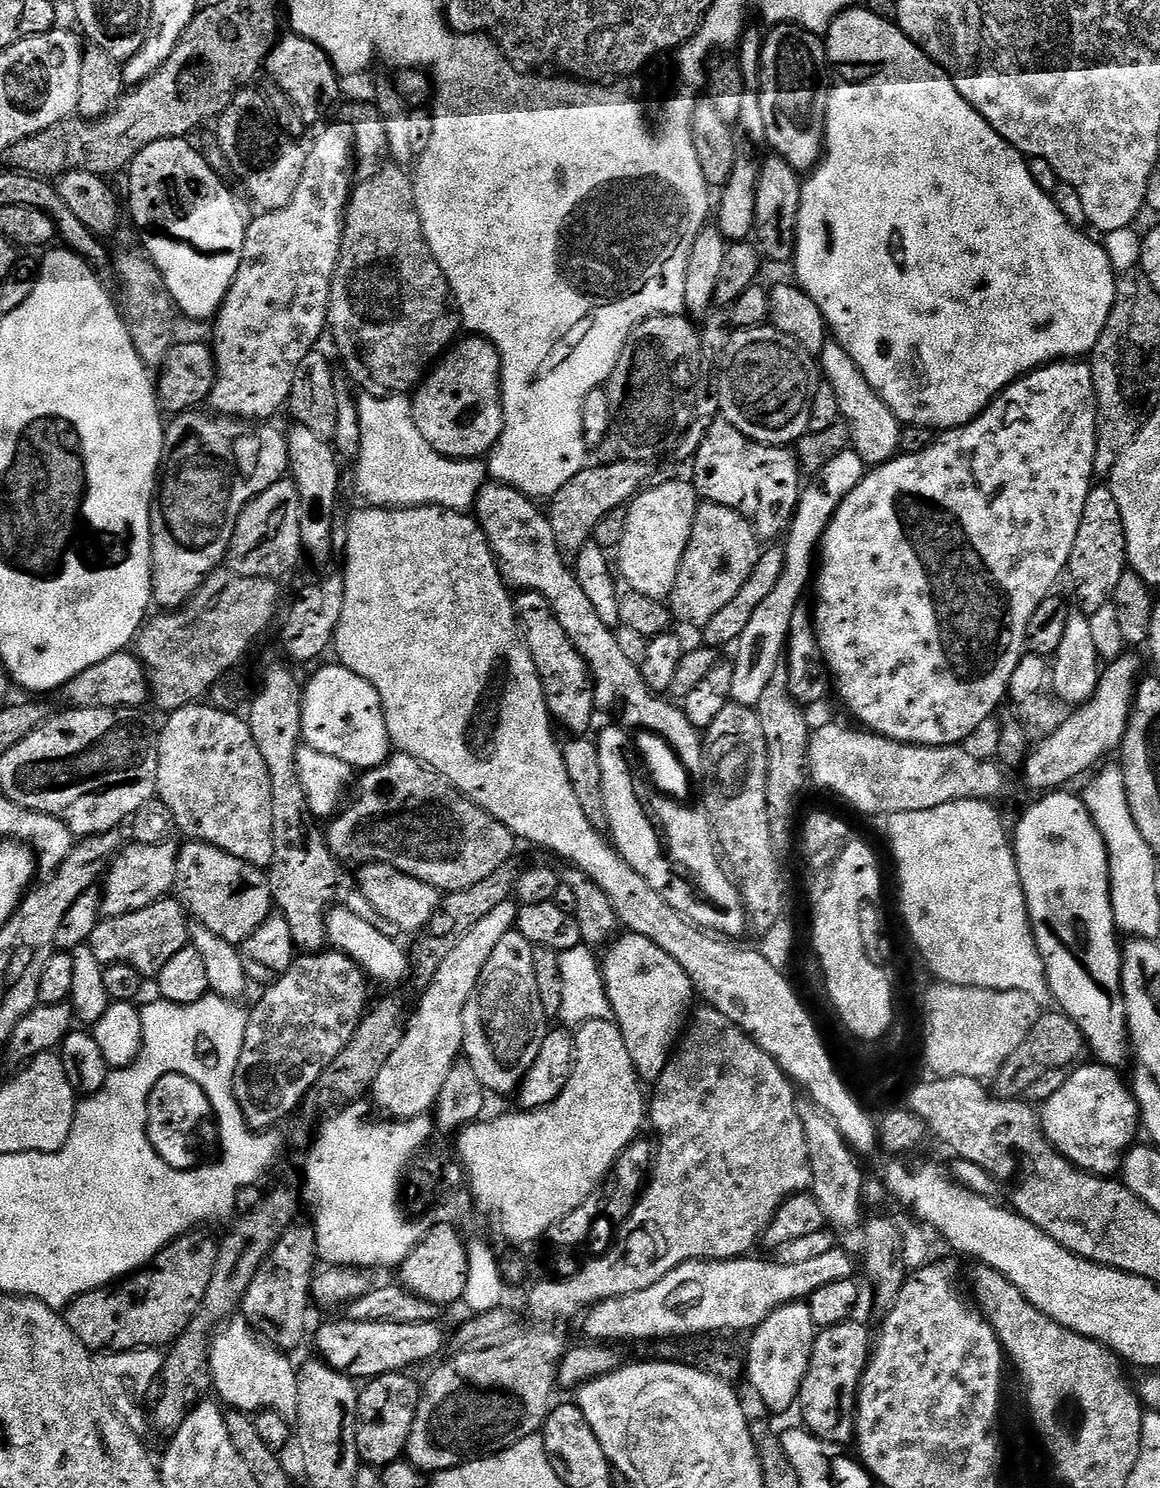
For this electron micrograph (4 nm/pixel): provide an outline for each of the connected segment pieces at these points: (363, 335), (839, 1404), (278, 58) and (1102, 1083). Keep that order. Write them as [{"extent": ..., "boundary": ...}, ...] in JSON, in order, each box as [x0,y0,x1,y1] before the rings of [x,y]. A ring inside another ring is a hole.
[{"extent":[328,166,458,397],"boundary":[[[389,166],[384,171],[379,172],[374,178],[360,180],[353,187],[352,197],[348,199],[348,210],[344,214],[344,249],[340,252],[340,257],[336,263],[336,274],[332,277],[332,293],[328,303],[328,328],[330,336],[336,339],[336,344],[340,347],[340,352],[345,356],[344,364],[348,367],[347,375],[353,381],[357,380],[361,384],[365,393],[372,393],[376,397],[387,397],[389,394],[408,394],[413,391],[429,375],[430,369],[437,363],[438,357],[457,339],[456,328],[458,320],[448,309],[450,304],[450,289],[448,280],[444,276],[444,271],[438,266],[430,246],[424,240],[424,231],[420,215],[416,209],[416,190],[414,180],[408,176],[403,167]]]},{"extent":[798,1319,874,1442],"boundary":[[[859,1319],[845,1320],[829,1328],[817,1331],[816,1341],[810,1354],[810,1366],[806,1370],[806,1378],[800,1387],[798,1409],[804,1415],[803,1427],[812,1435],[825,1442],[851,1441],[856,1434],[856,1402],[860,1399],[860,1386],[864,1379],[864,1371],[868,1369],[868,1361],[874,1347],[873,1337],[868,1337],[868,1328],[859,1324]]]},{"extent":[266,34,341,124],"boundary":[[[288,34],[272,47],[268,56],[266,72],[272,75],[272,80],[292,99],[294,107],[300,111],[300,116],[308,124],[316,124],[336,104],[340,96],[341,77],[338,75],[332,59],[312,40],[303,36]]]},{"extent":[1038,1062,1142,1178],"boundary":[[[1099,1062],[1091,1063],[1081,1063],[1075,1070],[1069,1071],[1066,1086],[1062,1086],[1062,1090],[1058,1090],[1058,1094],[1054,1094],[1054,1098],[1050,1098],[1044,1103],[1039,1109],[1038,1115],[1048,1141],[1071,1164],[1086,1172],[1095,1172],[1098,1176],[1112,1178],[1121,1171],[1128,1149],[1137,1143],[1136,1131],[1140,1132],[1142,1128],[1142,1108],[1136,1105],[1131,1090],[1124,1085],[1123,1078],[1119,1076],[1121,1073],[1117,1069]]]}]

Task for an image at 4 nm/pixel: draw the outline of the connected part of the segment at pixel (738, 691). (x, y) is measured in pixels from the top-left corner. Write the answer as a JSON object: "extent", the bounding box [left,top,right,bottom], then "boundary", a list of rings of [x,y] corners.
{"extent":[732,450,866,706],"boundary":[[[845,450],[831,458],[824,469],[811,477],[812,485],[805,487],[800,494],[792,523],[788,525],[786,541],[783,543],[784,569],[782,578],[778,578],[778,586],[758,606],[758,611],[750,618],[746,630],[742,630],[740,639],[735,645],[734,682],[732,683],[732,700],[737,704],[749,706],[759,705],[762,694],[766,694],[766,686],[777,679],[782,661],[786,656],[790,622],[801,607],[800,599],[804,596],[804,587],[814,580],[814,565],[818,560],[820,541],[824,539],[826,530],[834,518],[838,506],[854,486],[858,486],[860,477],[865,475],[866,465],[855,450]]]}

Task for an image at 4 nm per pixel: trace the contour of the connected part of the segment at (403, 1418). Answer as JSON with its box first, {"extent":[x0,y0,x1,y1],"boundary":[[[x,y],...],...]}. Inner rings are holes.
{"extent":[356,1372,422,1470],"boundary":[[[388,1372],[384,1376],[375,1377],[359,1389],[358,1418],[356,1433],[358,1434],[358,1454],[365,1465],[382,1470],[388,1464],[395,1464],[413,1439],[412,1427],[418,1410],[418,1402],[422,1391],[419,1383],[411,1380],[411,1375],[404,1372]]]}

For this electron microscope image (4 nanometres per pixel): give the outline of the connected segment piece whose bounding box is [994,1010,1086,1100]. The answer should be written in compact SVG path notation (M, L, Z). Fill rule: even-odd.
M1053 1010L1049 1016L1048 1013L1041 1015L1039 1022L1030 1030L1026 1042L1022 1042L1022 1046L1013 1054L1012 1059L1007 1060L996 1073L995 1095L1002 1100L1017 1099L1018 1094L1027 1093L1030 1082L1041 1076L1044 1069L1068 1068L1075 1065L1081 1059L1080 1051L1085 1051L1085 1048L1084 1035L1080 1033L1080 1027L1070 1017L1059 1010Z

